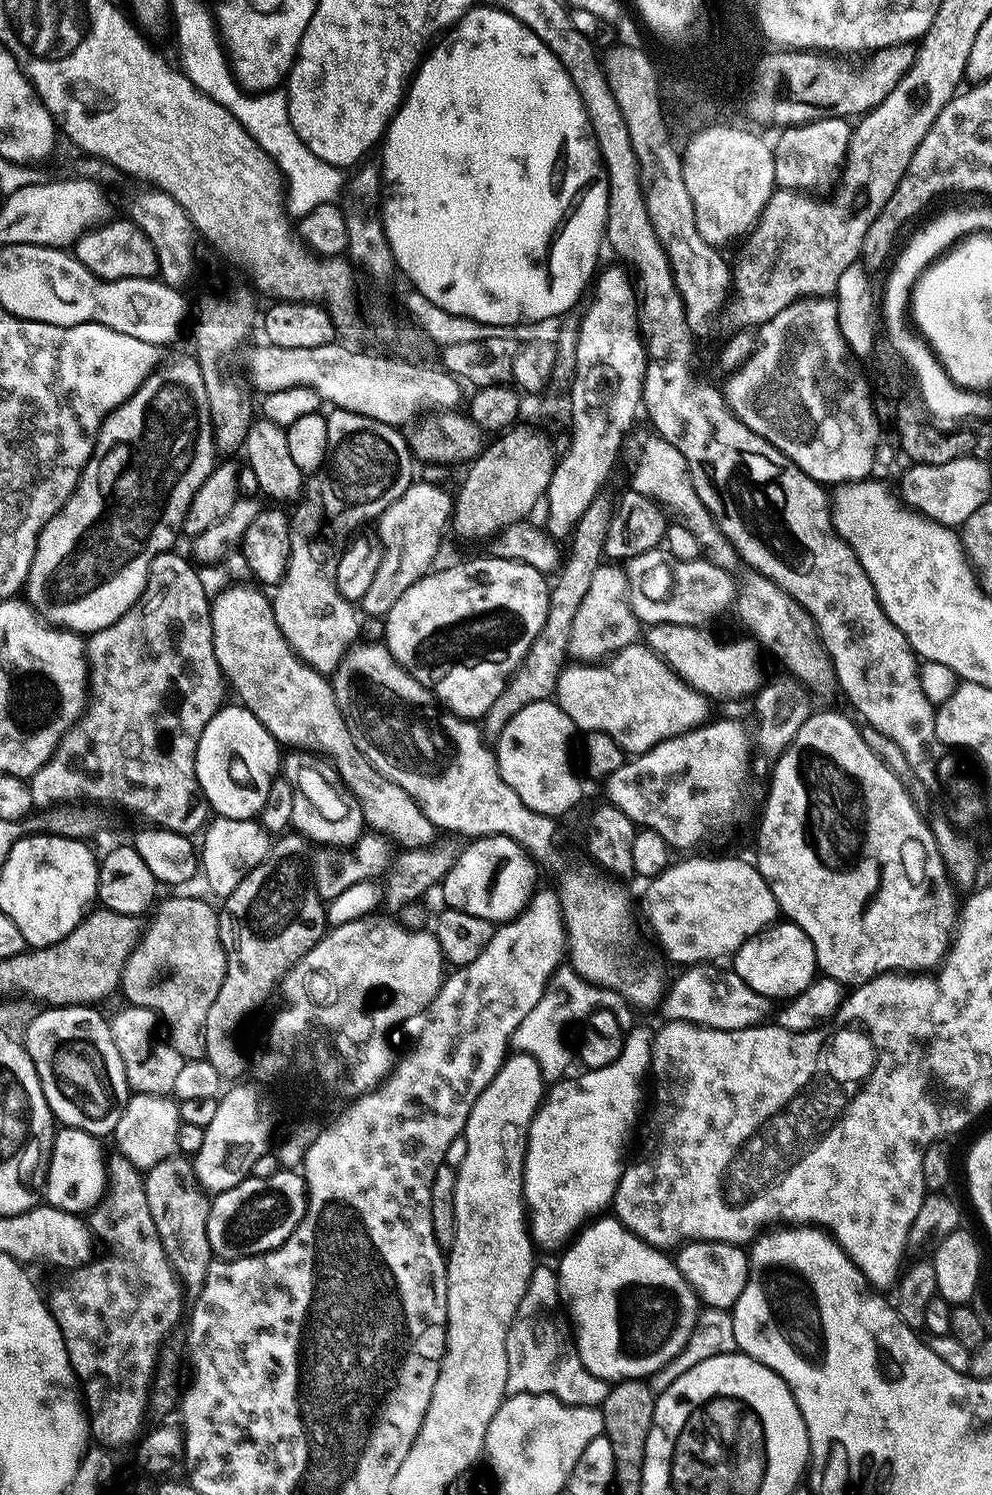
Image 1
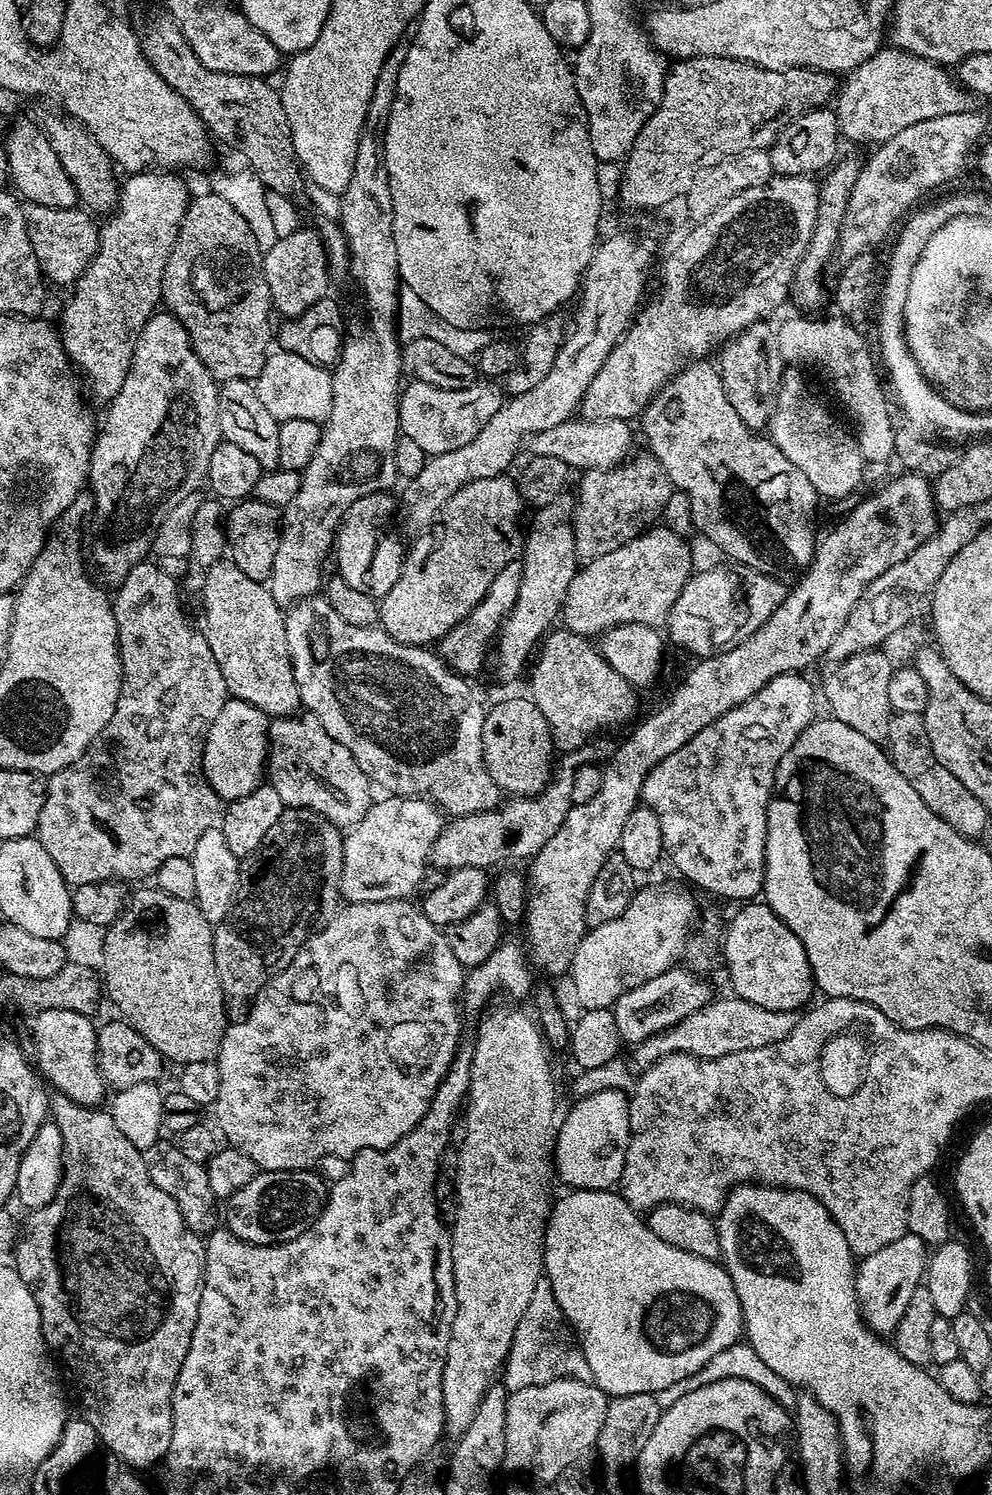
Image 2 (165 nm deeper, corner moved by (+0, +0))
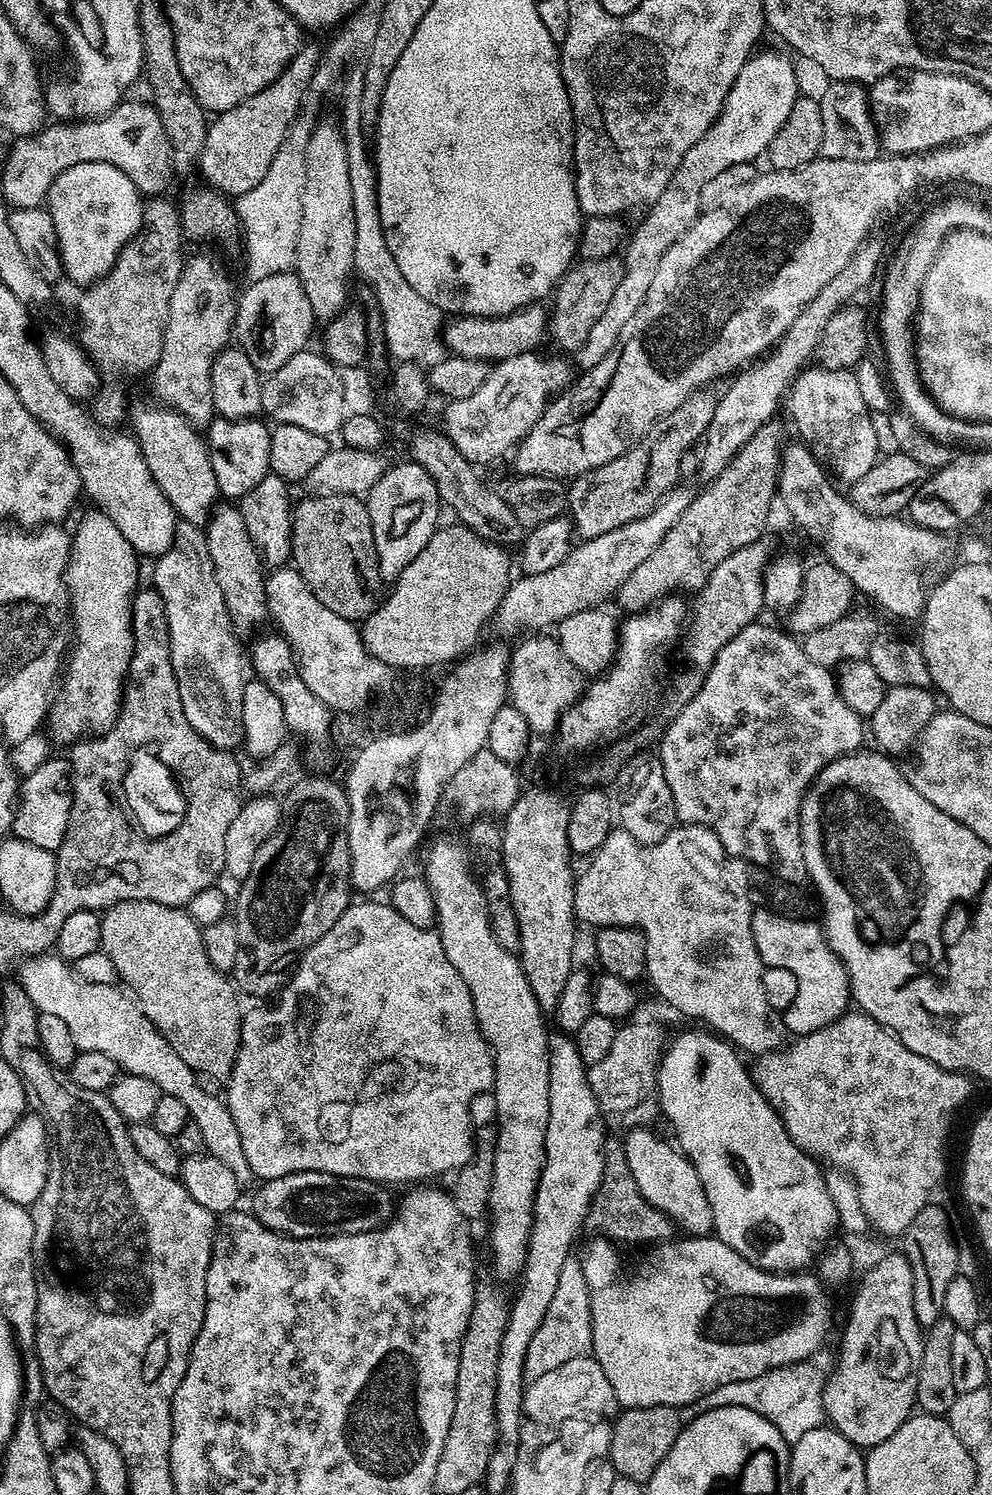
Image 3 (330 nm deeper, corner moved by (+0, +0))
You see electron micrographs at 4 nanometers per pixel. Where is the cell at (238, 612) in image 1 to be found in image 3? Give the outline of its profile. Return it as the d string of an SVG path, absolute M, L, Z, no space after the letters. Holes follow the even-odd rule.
M232 502L217 503L208 517L206 535L214 578L218 578L218 590L222 590L233 629L245 634L251 628L258 627L263 620L267 621L269 615L264 589L266 572L258 558L258 550L254 550L254 542L250 542L250 534L246 534L246 522L242 522L239 507Z

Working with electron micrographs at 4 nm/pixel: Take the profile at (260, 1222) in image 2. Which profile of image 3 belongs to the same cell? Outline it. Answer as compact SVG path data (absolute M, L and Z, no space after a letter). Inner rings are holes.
M295 1172L263 1181L250 1205L256 1220L283 1236L349 1236L383 1228L394 1215L394 1196L374 1180L335 1176L325 1172Z

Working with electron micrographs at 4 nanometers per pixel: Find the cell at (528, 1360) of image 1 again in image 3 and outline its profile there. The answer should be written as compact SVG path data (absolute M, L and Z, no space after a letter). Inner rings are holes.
M570 1258L566 1266L562 1266L562 1275L558 1281L558 1290L546 1310L546 1318L542 1318L542 1326L534 1334L530 1341L530 1348L526 1350L526 1368L524 1370L525 1381L531 1382L542 1378L542 1374L547 1374L549 1370L555 1370L558 1366L563 1366L565 1362L570 1362L573 1358L582 1358L589 1355L592 1350L592 1315L590 1314L590 1290L586 1286L586 1278L582 1274L579 1259Z

